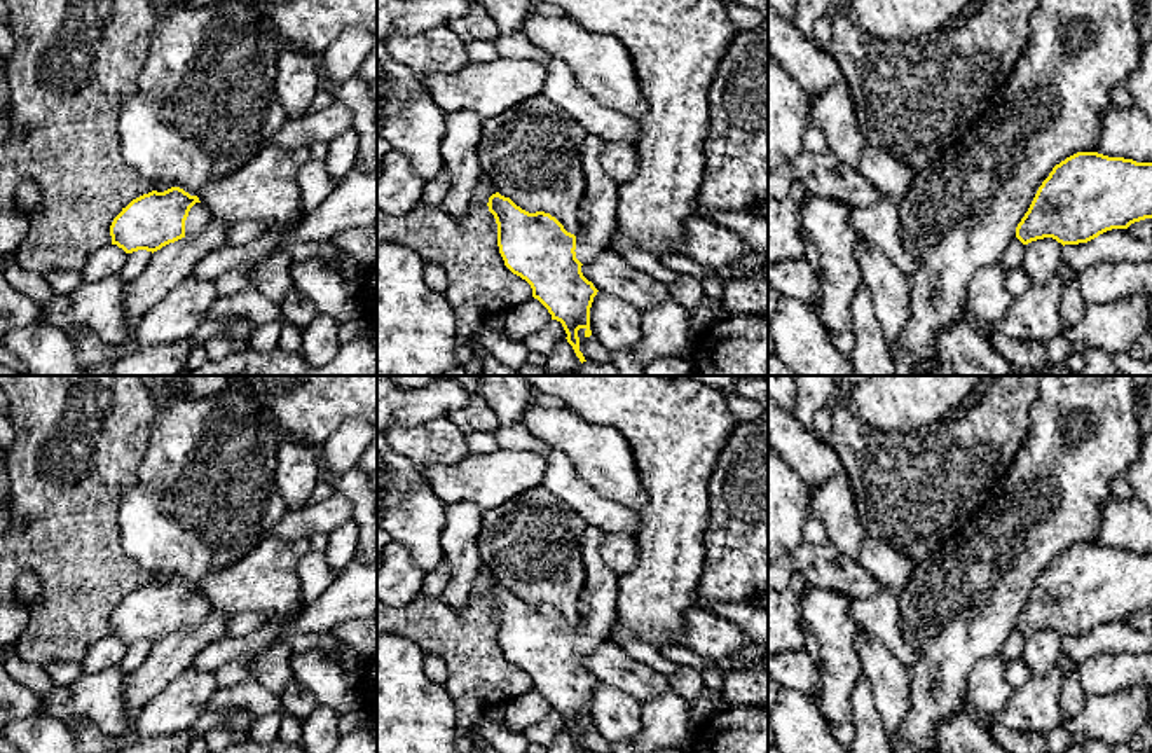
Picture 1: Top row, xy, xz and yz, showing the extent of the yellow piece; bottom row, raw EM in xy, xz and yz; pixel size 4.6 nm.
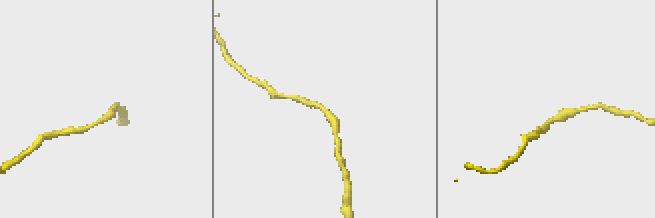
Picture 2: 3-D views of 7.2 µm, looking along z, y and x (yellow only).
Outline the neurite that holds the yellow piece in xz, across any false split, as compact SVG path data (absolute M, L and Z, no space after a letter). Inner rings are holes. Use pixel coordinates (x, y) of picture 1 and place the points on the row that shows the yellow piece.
M586 135L583 143L585 190L578 208L581 231L576 236L567 232L550 213L529 213L499 192L492 194L487 203L497 224L497 246L504 266L525 280L532 288L532 297L548 309L552 320L562 323L567 334L566 339L581 363L586 360L579 351L578 330L583 328L585 337L592 335L590 307L599 292L593 283L583 276L581 266L592 262L604 252L616 232L618 185L607 176L600 164L604 145L606 142L595 135Z

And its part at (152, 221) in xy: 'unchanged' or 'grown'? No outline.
grown

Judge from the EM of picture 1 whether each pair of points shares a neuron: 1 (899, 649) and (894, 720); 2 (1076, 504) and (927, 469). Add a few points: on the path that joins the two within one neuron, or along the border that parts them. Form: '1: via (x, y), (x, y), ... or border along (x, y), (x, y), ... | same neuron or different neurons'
1: border along (868, 633), (877, 636), (905, 664) | different neurons
2: border along (1020, 449), (995, 491), (973, 518) | different neurons

